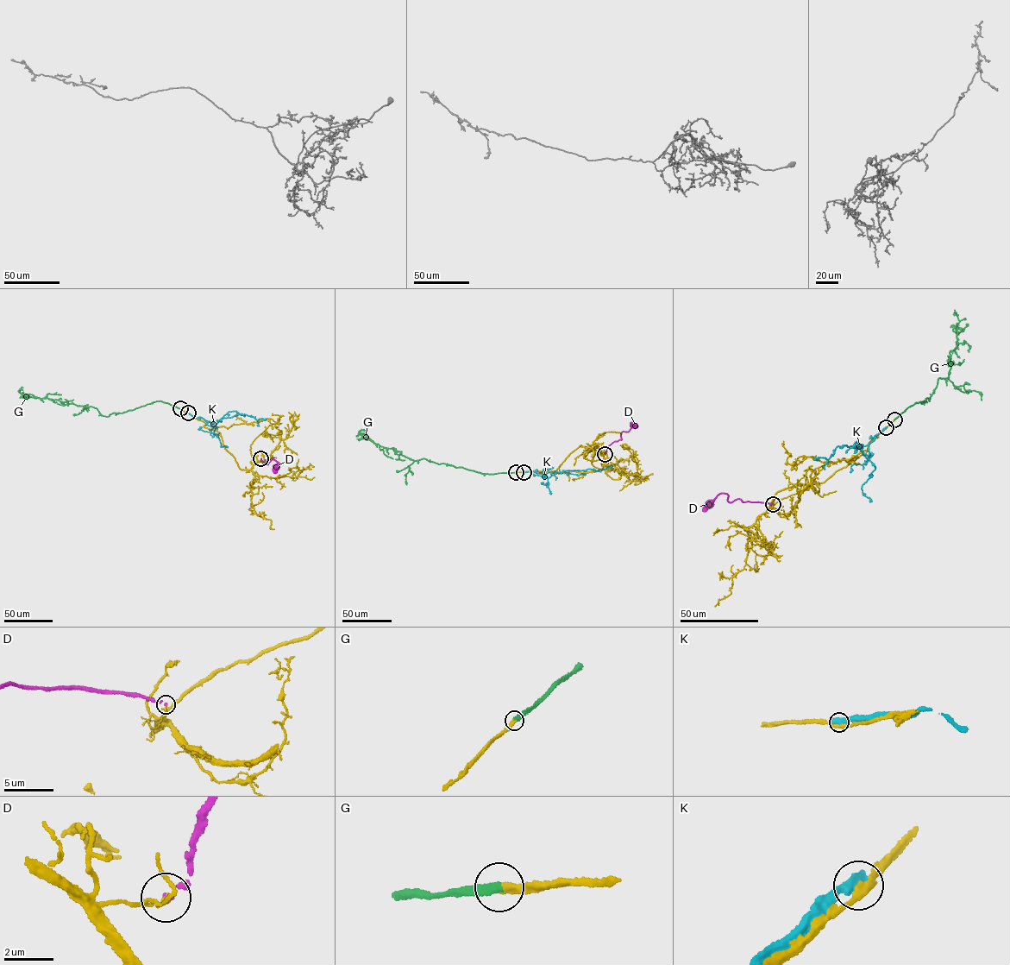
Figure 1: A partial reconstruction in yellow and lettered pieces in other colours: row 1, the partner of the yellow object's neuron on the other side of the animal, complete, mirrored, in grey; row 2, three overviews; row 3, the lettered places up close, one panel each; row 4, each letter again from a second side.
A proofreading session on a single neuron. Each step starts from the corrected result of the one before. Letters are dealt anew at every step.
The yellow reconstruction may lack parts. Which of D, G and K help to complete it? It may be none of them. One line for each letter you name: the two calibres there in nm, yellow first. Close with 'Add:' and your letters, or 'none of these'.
G: calibres 280 and 320 nm
Add: G

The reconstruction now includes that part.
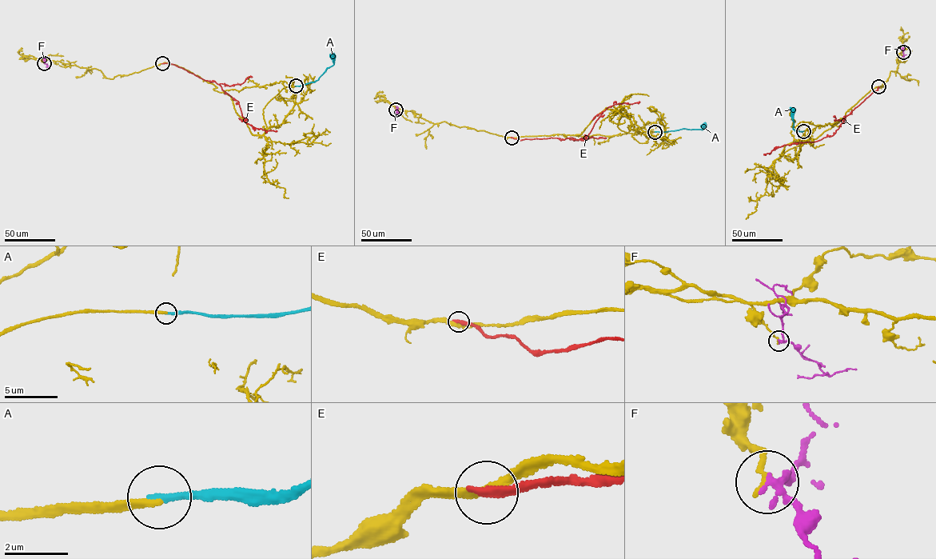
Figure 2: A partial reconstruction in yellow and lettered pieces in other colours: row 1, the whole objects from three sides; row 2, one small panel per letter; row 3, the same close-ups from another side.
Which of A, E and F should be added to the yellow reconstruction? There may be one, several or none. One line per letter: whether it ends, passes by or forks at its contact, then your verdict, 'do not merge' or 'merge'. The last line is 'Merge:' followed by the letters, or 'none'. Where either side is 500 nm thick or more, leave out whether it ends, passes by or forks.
A: it ends there; merge
E: it ends there; do not merge
F: it passes by; do not merge
Merge: A

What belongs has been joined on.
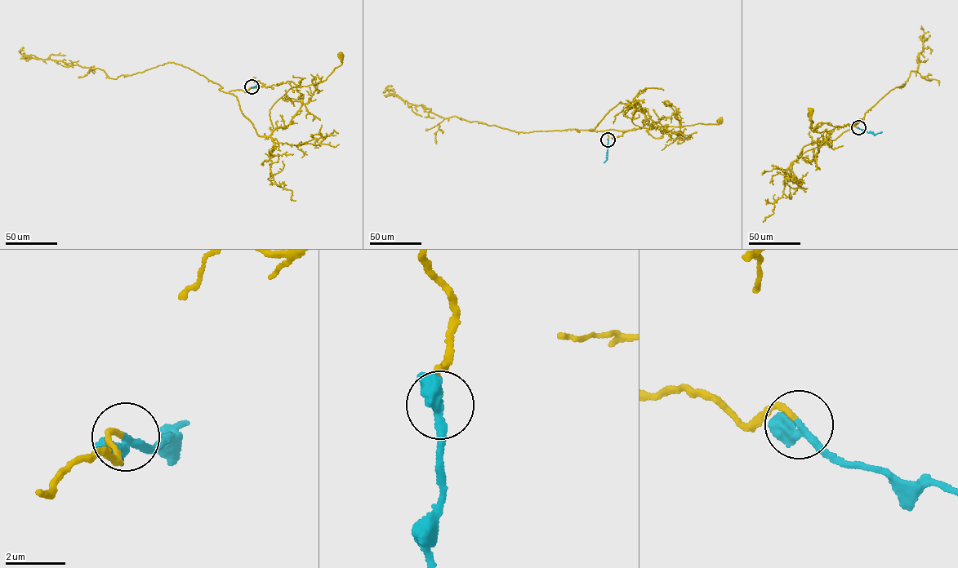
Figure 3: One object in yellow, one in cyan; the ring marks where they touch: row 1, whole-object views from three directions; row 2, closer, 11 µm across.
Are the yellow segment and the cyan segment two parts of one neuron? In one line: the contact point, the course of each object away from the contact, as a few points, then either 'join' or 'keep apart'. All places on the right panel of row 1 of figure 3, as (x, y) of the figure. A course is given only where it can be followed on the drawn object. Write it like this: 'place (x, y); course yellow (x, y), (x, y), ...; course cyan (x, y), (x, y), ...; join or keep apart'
place (858, 127); course yellow (858, 127), (806, 144), (795, 160), (829, 137), (811, 130), (812, 110); course cyan (858, 127), (875, 135), (882, 131); join

